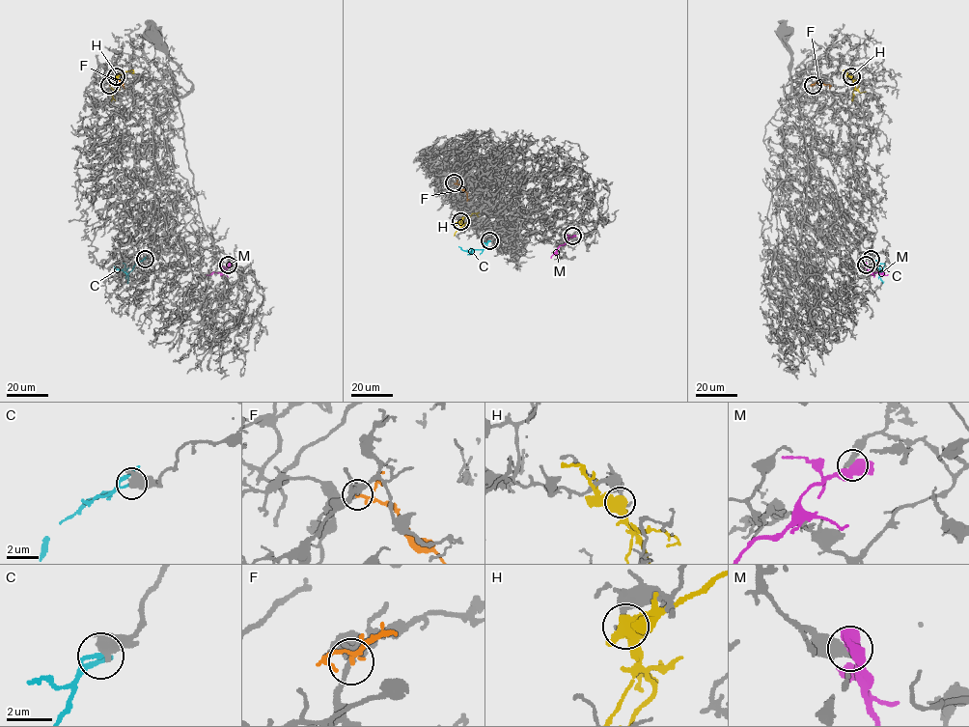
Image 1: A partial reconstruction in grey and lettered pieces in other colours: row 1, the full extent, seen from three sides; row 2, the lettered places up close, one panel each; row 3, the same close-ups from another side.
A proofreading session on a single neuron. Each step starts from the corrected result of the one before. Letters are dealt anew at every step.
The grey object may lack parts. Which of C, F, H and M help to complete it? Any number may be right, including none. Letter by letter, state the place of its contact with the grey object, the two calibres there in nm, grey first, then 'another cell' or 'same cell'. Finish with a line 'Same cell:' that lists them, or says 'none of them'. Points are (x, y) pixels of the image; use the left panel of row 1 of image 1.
C: meets grey at (145, 259); 440 nm thick on the grey side, 150 nm on the other; another cell
F: meets grey at (109, 85); 200 nm thick on the grey side, 140 nm on the other; another cell
H: meets grey at (116, 76); 280 nm thick on the grey side, 600 nm on the other; another cell
M: meets grey at (228, 265); 360 nm thick on the grey side, 550 nm on the other; another cell
Same cell: none of them

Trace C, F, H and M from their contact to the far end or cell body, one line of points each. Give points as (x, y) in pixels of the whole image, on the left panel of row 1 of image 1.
C: (145, 259), (129, 272), (114, 265)
F: (110, 85), (121, 82), (124, 88)
H: (117, 76), (117, 89), (109, 91)
M: (228, 265), (221, 274), (207, 274)

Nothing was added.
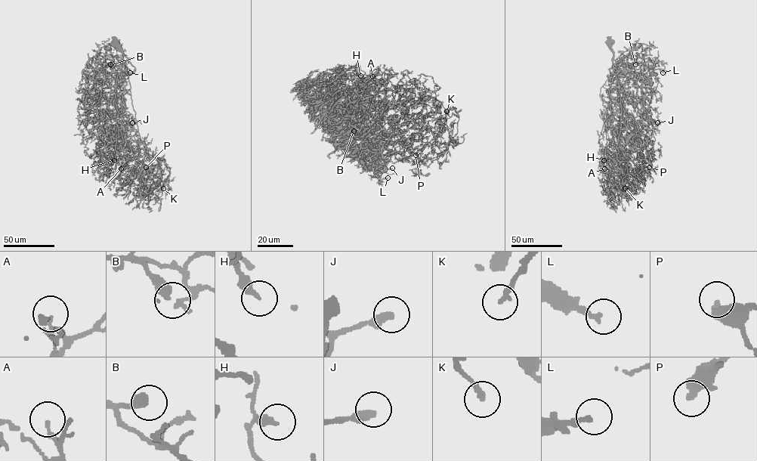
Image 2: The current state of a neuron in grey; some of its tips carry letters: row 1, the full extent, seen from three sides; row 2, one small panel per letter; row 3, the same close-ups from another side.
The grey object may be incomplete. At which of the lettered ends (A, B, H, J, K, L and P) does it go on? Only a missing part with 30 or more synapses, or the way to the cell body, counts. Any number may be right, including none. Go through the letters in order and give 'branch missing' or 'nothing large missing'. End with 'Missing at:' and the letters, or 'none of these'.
A: nothing large missing
B: nothing large missing
H: nothing large missing
J: branch missing
K: branch missing
L: nothing large missing
P: nothing large missing
Missing at: J, K

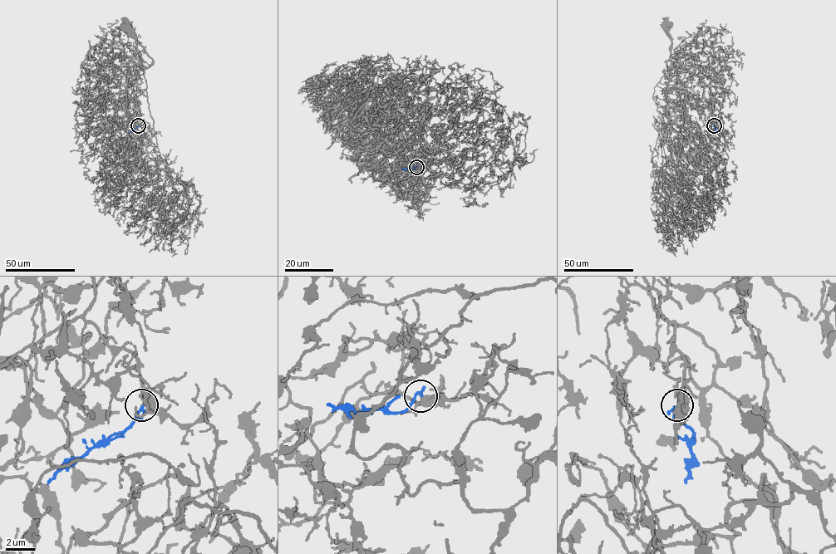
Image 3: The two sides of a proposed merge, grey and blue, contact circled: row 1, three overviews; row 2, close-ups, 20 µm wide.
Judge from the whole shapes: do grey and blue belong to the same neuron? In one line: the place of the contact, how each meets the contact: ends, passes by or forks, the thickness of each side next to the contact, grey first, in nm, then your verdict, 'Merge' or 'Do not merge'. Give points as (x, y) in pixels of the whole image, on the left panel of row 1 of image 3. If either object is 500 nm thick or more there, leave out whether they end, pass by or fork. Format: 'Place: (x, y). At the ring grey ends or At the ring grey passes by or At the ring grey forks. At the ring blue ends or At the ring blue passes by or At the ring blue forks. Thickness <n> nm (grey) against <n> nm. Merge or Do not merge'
Place: (138, 125). At the ring grey passes by. At the ring blue ends. Thickness 360 nm (grey) against 220 nm. Merge

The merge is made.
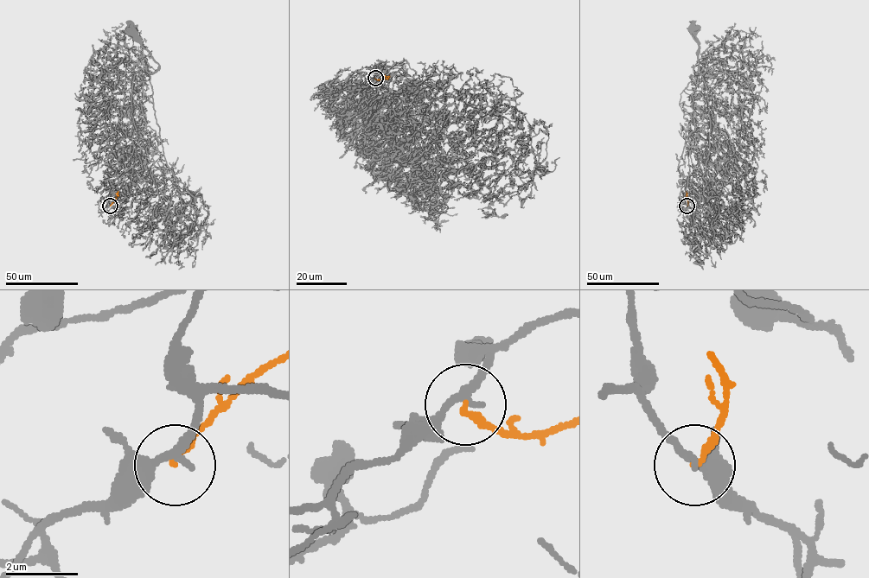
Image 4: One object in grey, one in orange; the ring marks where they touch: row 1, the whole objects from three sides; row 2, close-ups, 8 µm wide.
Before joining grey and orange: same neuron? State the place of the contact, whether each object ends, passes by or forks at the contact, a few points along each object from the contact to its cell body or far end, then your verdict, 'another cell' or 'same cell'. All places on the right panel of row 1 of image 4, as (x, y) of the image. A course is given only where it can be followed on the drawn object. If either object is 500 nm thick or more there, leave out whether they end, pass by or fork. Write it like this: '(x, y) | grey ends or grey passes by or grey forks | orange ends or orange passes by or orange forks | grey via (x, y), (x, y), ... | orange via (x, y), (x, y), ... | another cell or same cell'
(686, 206) | grey passes by | orange ends | grey via (687, 206), (679, 160), (695, 129), (692, 93), (700, 72), (710, 67), (696, 73), (693, 30) | orange via (687, 206), (686, 191) | another cell

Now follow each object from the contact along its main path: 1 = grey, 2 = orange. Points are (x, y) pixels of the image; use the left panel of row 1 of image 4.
1: (110, 206), (112, 183), (133, 149), (134, 75), (141, 68), (154, 73), (159, 65), (130, 30)
2: (110, 206), (118, 191)

